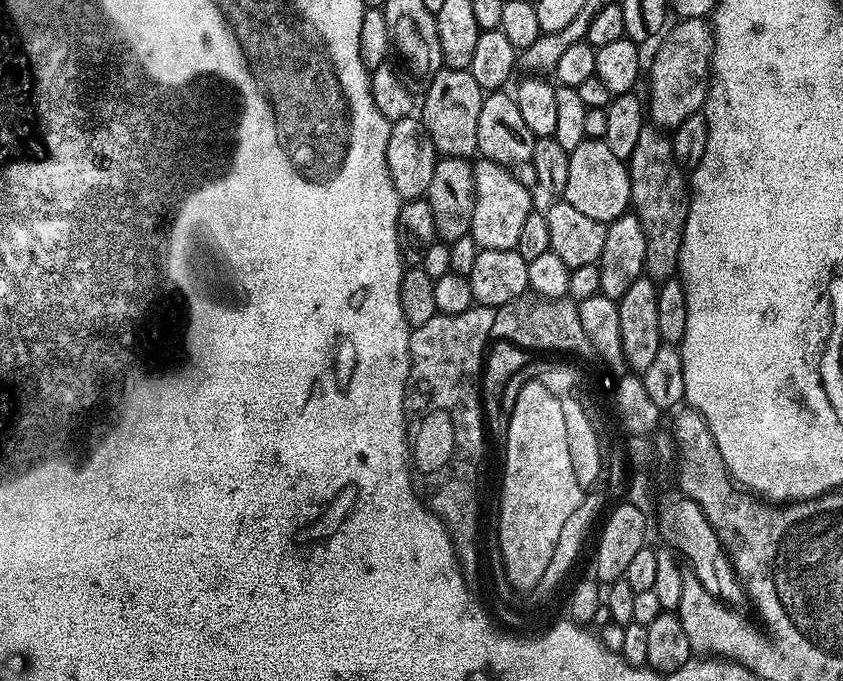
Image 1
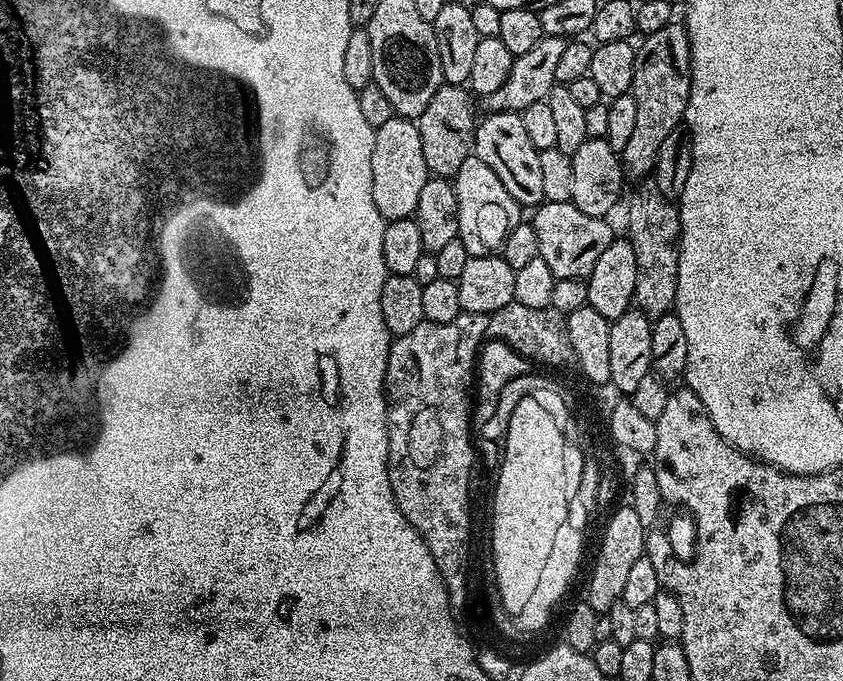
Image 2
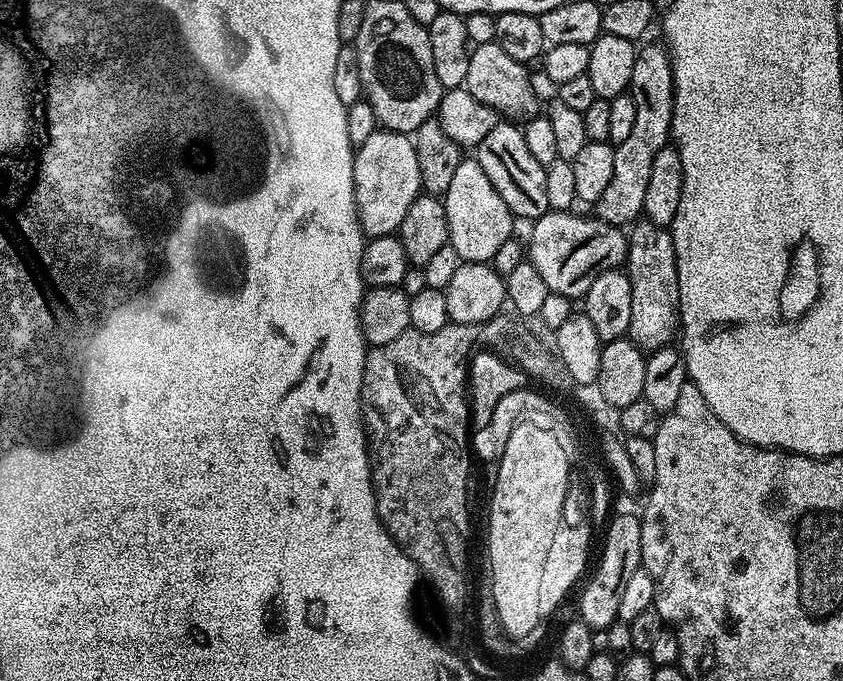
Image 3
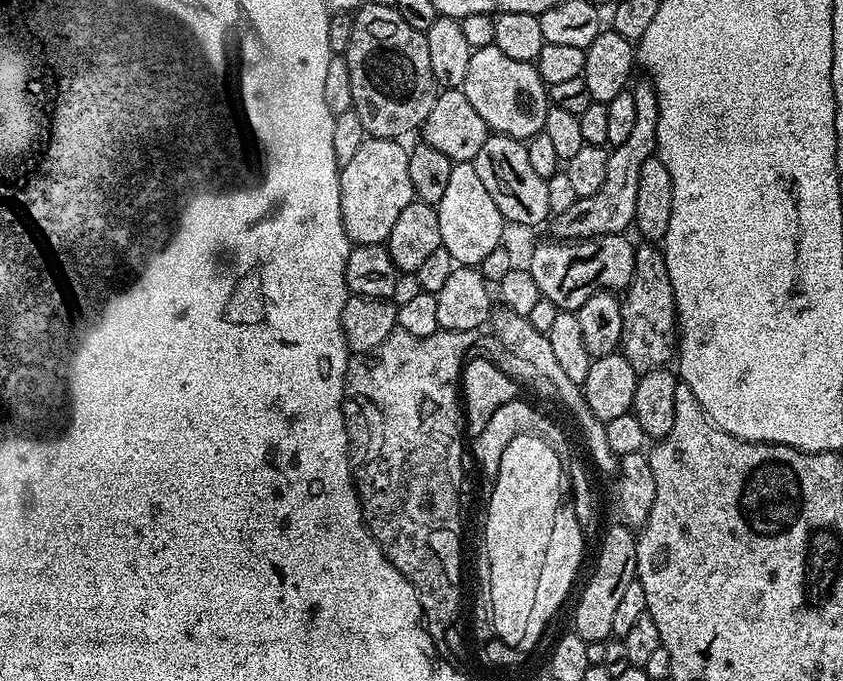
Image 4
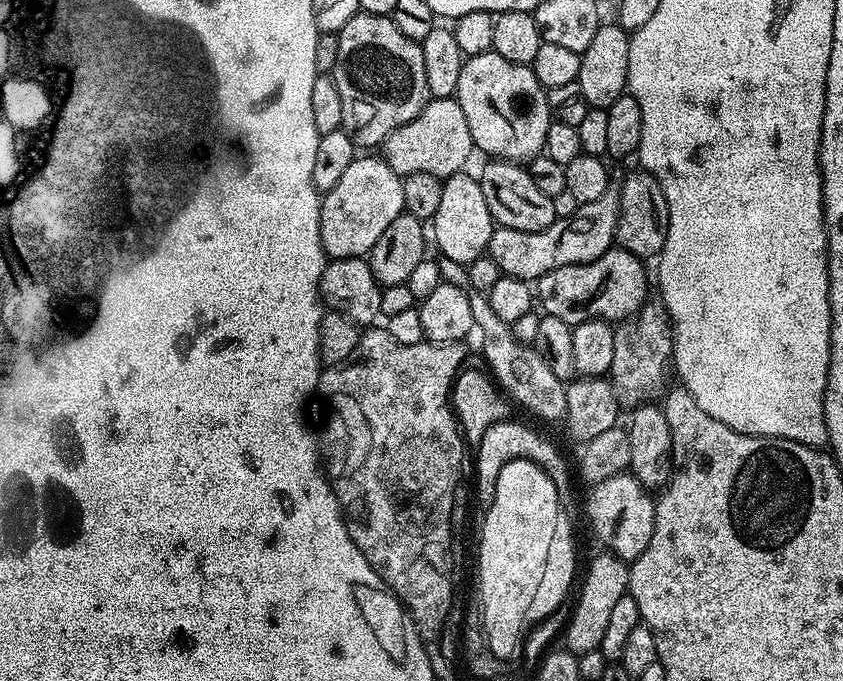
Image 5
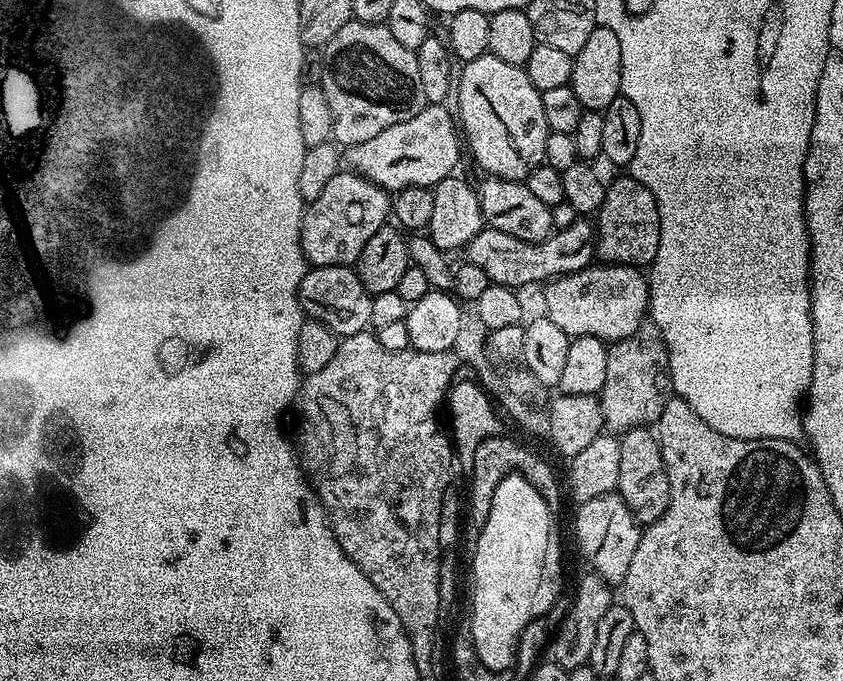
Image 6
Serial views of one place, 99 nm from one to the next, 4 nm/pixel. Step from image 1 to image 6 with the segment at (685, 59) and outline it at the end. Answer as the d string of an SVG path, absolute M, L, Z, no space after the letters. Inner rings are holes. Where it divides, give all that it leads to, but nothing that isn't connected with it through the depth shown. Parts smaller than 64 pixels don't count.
M578 218L570 226L553 231L542 243L524 242L514 234L502 234L502 230L485 226L462 252L468 255L465 256L467 263L485 271L489 282L520 290L522 286L536 282L542 284L557 276L580 272L591 265L595 257L595 231L589 221L583 220Z

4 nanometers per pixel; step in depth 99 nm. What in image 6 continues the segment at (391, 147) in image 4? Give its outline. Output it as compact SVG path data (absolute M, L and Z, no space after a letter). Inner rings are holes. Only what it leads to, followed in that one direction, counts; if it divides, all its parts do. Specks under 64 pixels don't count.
M351 170L337 172L330 182L305 207L304 221L300 227L300 245L304 259L314 268L355 265L362 254L362 246L374 238L379 228L385 227L390 216L390 196L374 181Z

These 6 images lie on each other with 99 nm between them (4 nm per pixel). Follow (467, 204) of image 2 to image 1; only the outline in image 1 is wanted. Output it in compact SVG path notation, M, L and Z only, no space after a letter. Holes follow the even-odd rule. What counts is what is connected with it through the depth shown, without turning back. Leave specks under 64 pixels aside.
M483 158L477 159L472 164L473 184L474 184L474 214L470 218L470 235L474 238L477 248L481 250L510 250L518 246L518 237L522 231L522 225L526 218L534 210L532 204L532 192L518 178L514 178L498 162L490 162Z

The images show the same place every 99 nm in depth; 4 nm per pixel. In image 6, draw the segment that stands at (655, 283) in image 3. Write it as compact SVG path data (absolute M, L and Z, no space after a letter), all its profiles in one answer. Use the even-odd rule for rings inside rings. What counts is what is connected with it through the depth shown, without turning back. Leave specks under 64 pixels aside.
M645 322L638 330L634 330L634 334L630 334L630 338L617 340L609 347L606 358L606 382L598 393L604 427L609 433L623 434L631 428L655 425L666 402L673 399L673 396L672 375L668 369L668 348L664 345L664 339L656 324Z

